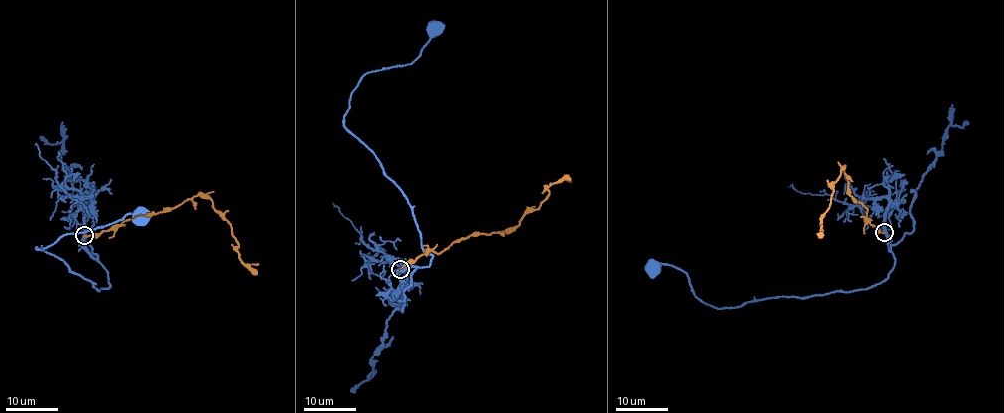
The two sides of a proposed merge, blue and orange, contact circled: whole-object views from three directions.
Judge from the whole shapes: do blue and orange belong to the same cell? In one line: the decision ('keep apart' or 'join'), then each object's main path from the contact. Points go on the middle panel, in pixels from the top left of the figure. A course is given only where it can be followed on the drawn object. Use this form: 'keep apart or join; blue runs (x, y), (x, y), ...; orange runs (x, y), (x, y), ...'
keep apart; blue runs (399, 269), (428, 266), (431, 259), (402, 190), (345, 127), (344, 114), (360, 78), (409, 64), (435, 27); orange runs (400, 269), (421, 255), (441, 253), (471, 235), (511, 232), (526, 213), (539, 207), (550, 184), (570, 180)

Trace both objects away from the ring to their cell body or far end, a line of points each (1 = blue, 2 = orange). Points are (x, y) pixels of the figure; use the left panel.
1: (84, 234), (83, 246), (107, 273), (107, 288), (99, 290), (37, 248), (137, 210), (140, 216)
2: (84, 235), (107, 231), (144, 214), (178, 207), (195, 196), (204, 196), (231, 225), (238, 259), (256, 274)

